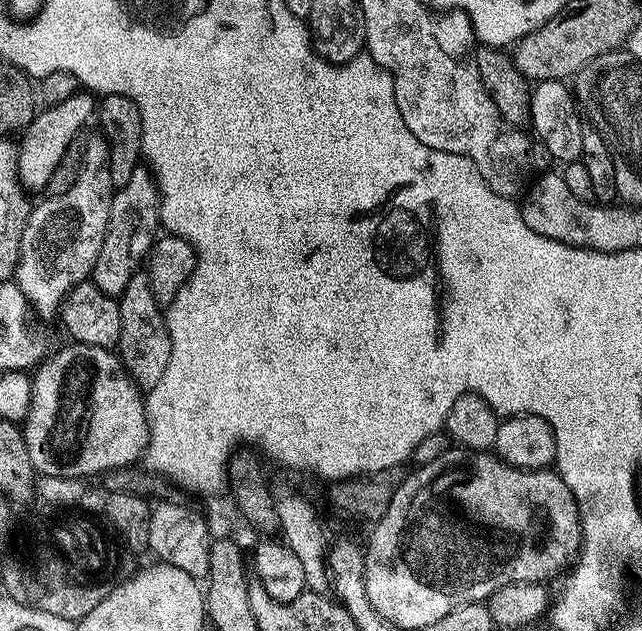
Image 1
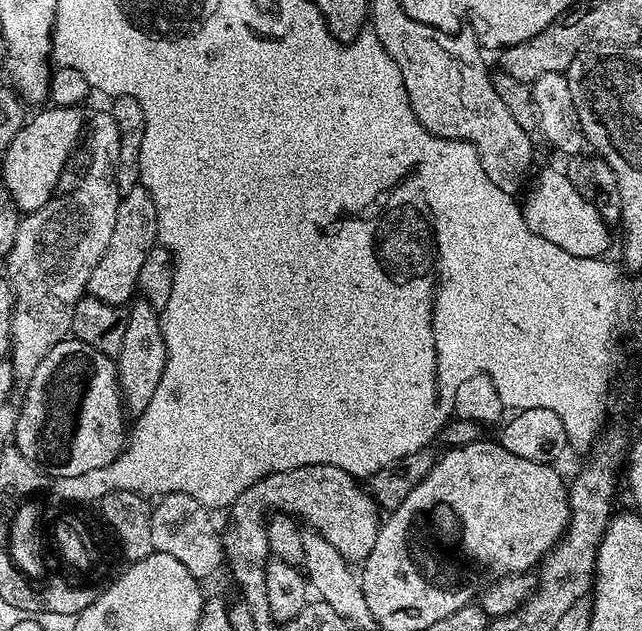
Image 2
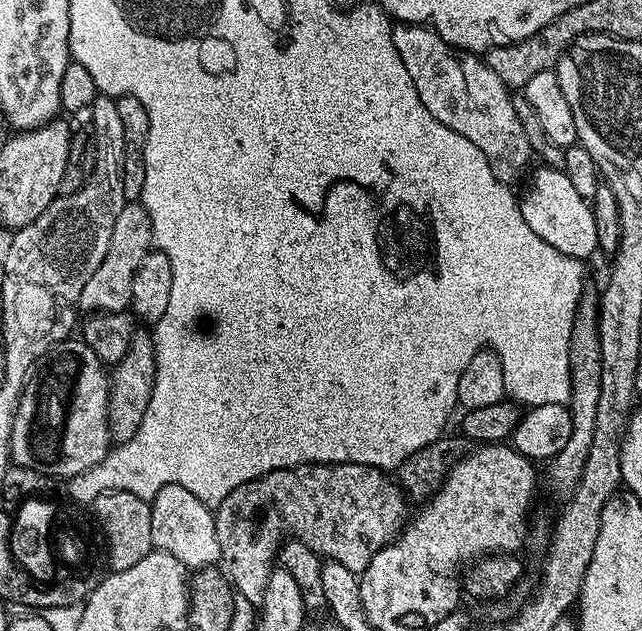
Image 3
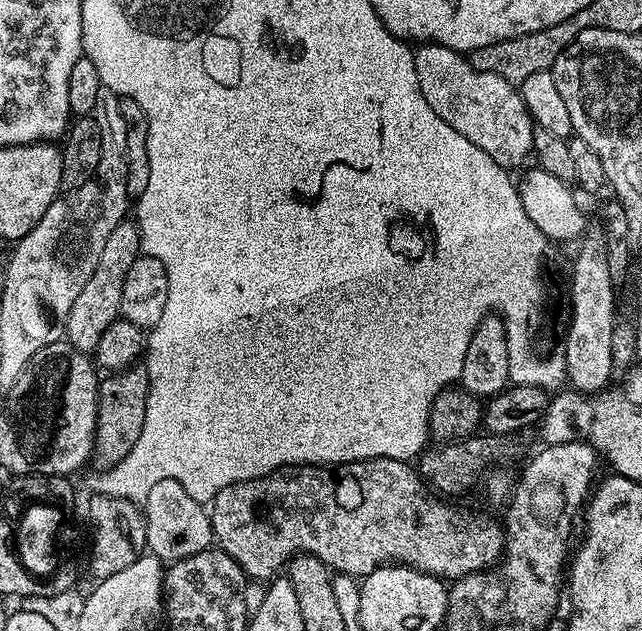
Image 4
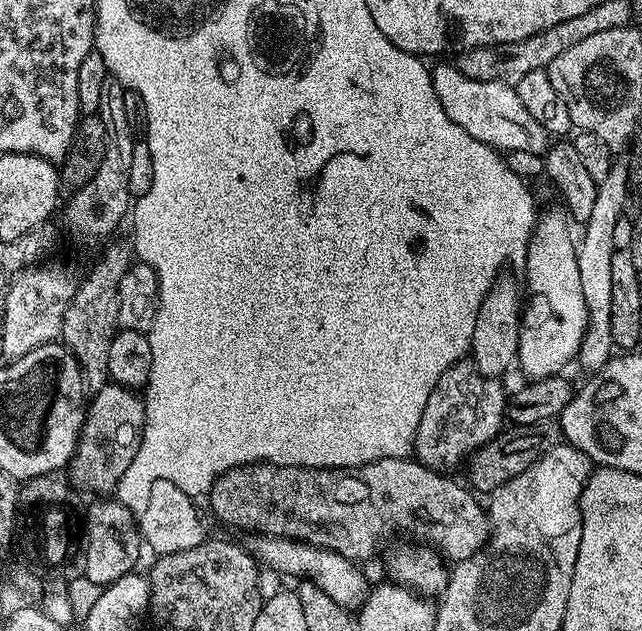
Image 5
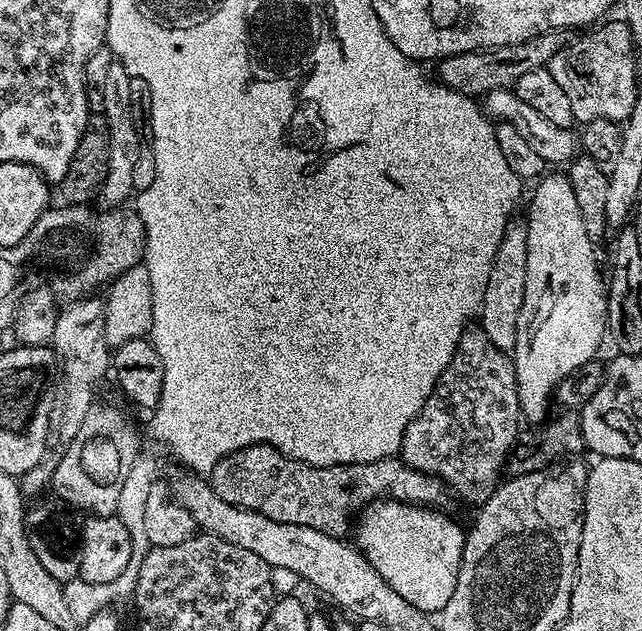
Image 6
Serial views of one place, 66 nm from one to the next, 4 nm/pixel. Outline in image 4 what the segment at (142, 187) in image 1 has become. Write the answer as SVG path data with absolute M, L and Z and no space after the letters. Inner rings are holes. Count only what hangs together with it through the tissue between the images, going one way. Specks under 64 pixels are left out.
M125 218L118 226L114 226L114 231L110 233L110 238L102 250L102 258L98 258L98 267L95 268L94 274L90 274L90 282L86 282L82 294L78 294L74 306L70 306L66 329L69 344L83 352L95 353L98 338L106 334L106 326L121 319L122 286L126 283L126 274L129 273L130 266L134 266L139 255L140 230L131 219Z

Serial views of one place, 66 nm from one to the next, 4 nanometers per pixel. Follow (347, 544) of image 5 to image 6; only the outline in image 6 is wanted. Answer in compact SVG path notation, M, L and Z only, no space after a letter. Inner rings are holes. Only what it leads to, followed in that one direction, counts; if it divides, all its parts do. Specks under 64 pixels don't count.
M251 444L242 450L234 450L226 454L212 467L210 483L214 494L222 498L222 502L230 502L230 506L245 508L251 512L262 514L279 524L294 526L310 526L314 530L339 533L359 513L365 504L373 500L403 500L406 504L421 506L440 506L446 497L445 489L434 476L427 476L414 471L399 458L389 458L365 464L339 464L338 466L310 466L301 460L292 460L283 456L277 448L268 444Z

